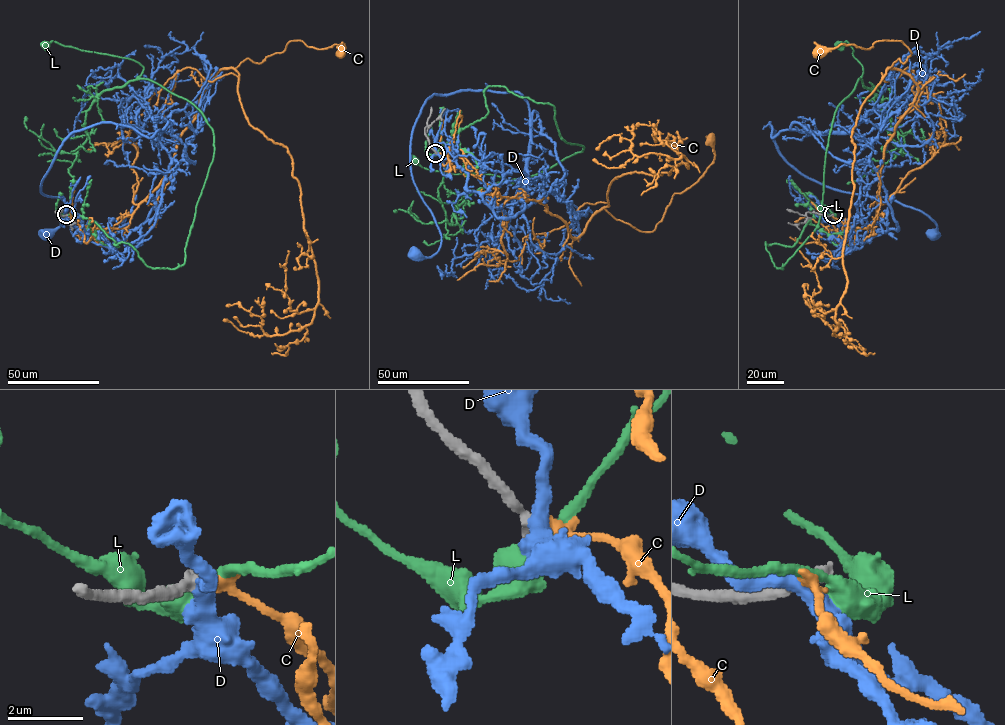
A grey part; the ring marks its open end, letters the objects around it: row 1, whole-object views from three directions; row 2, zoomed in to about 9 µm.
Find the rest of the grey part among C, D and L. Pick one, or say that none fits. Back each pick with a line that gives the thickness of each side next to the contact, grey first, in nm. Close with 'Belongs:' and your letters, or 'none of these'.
Belongs: none of these

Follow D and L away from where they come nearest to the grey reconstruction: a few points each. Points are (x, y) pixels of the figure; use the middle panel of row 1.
D: (435, 152), (468, 172), (540, 176), (528, 178), (518, 92), (433, 94), (410, 164), (441, 242), (415, 253)
L: (436, 153), (483, 118), (484, 90), (498, 86), (551, 104), (563, 139), (584, 147), (513, 183), (415, 161)

